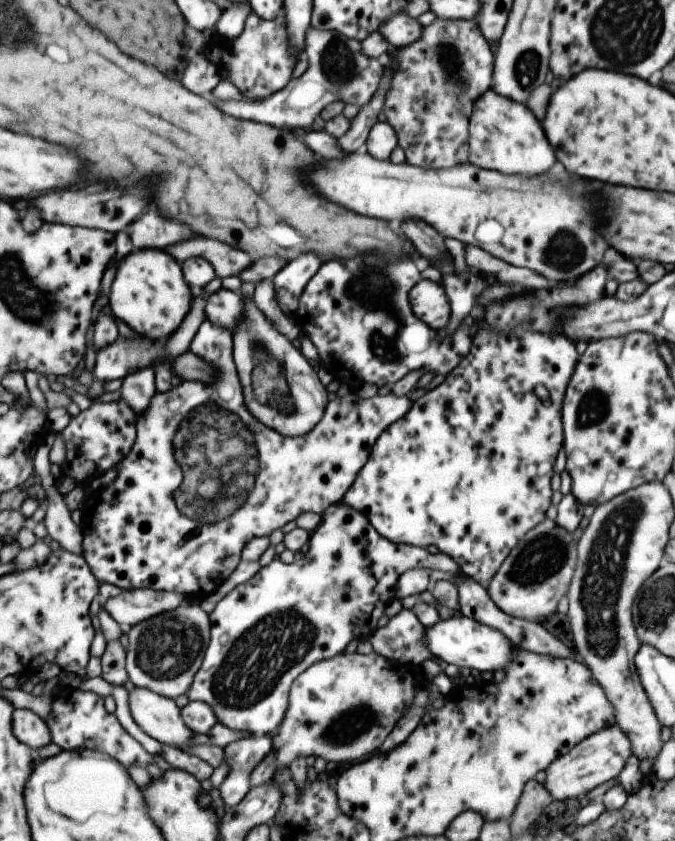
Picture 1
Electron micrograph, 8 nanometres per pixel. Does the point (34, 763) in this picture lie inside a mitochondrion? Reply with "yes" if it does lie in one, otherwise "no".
no

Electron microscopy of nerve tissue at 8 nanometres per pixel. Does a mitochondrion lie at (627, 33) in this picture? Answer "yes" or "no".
yes

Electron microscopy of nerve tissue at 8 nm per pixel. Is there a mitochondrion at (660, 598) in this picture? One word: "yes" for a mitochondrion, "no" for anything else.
yes

